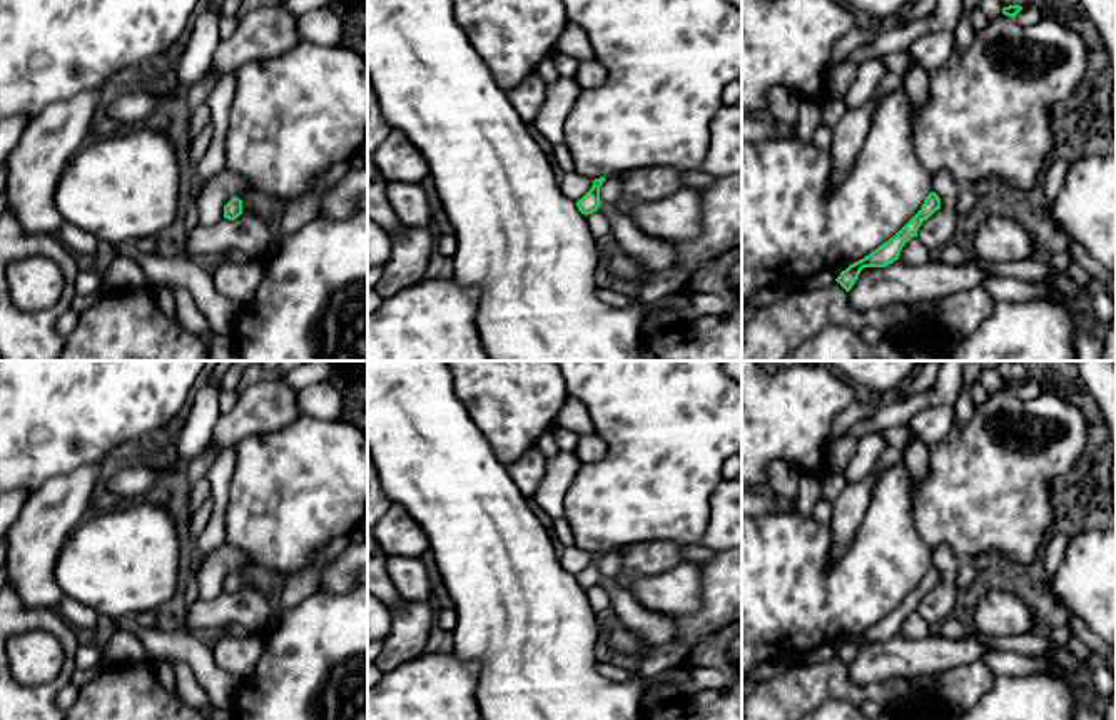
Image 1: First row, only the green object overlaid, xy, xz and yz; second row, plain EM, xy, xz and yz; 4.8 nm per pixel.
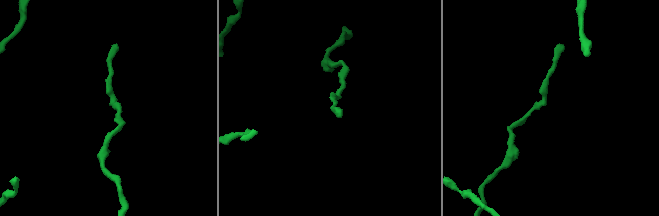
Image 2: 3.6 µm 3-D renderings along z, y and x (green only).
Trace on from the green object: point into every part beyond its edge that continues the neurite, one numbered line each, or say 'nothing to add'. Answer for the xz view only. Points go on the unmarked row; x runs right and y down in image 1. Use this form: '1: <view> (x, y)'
nothing to add

